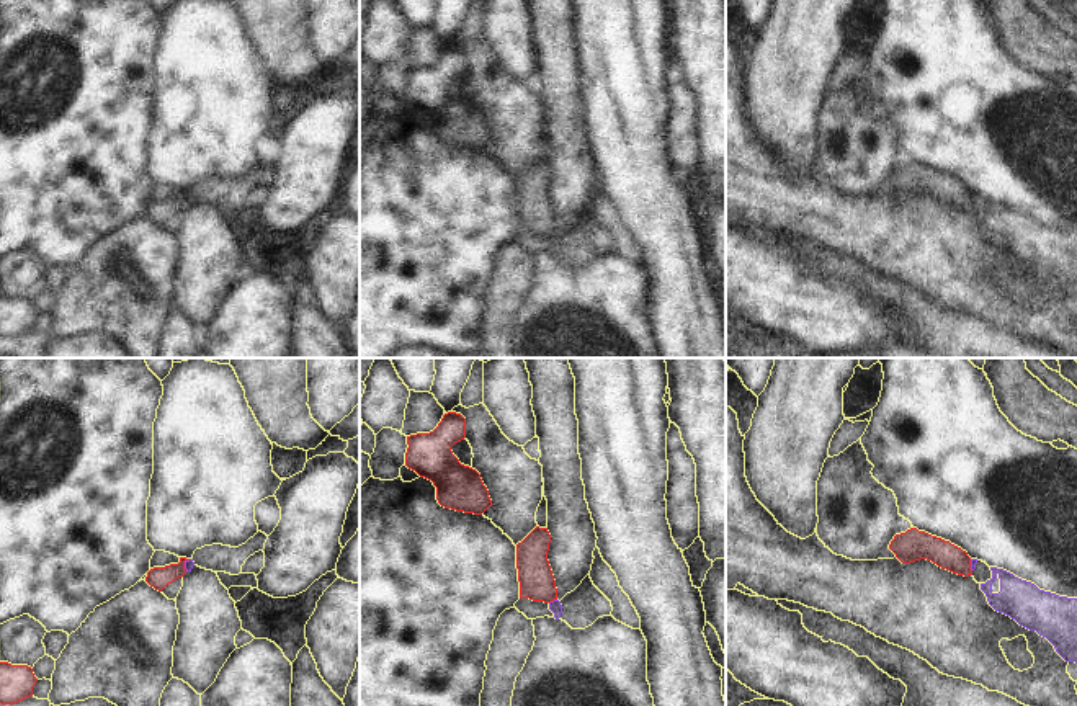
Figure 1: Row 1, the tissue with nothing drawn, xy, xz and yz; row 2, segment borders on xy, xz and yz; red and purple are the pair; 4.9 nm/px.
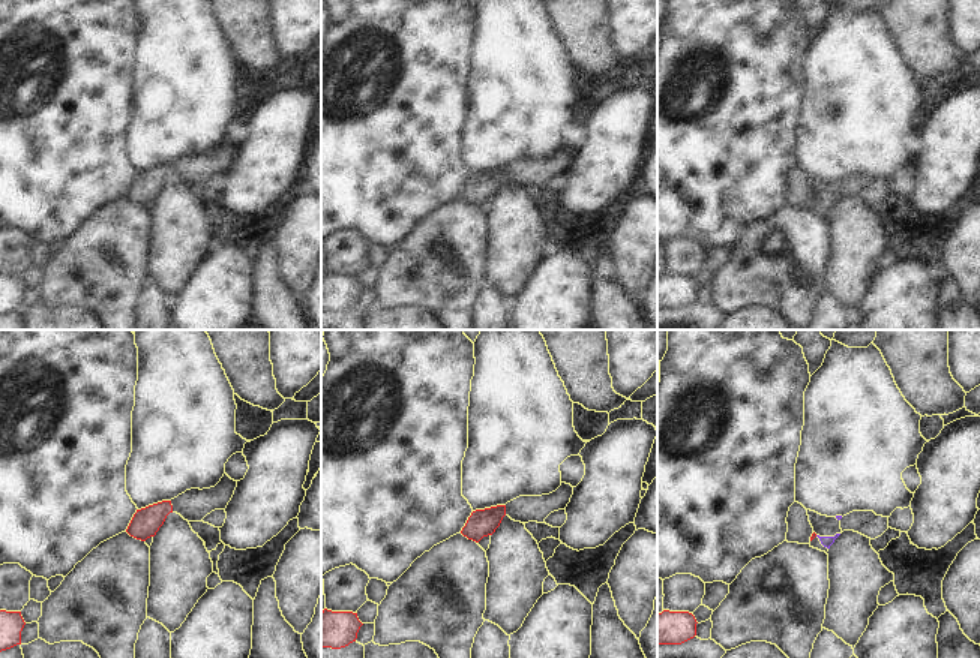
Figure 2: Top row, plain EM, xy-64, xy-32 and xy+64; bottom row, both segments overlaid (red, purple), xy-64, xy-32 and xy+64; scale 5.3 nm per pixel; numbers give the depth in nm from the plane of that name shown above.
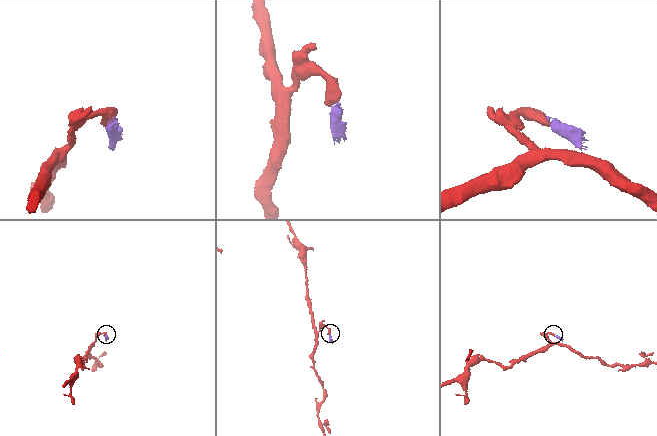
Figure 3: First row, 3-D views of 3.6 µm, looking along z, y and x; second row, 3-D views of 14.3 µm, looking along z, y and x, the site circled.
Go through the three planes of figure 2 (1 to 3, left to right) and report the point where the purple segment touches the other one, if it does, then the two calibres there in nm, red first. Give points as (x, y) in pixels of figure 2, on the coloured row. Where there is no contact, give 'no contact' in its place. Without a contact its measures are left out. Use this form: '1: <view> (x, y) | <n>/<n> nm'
1: no contact
2: no contact
3: no contact

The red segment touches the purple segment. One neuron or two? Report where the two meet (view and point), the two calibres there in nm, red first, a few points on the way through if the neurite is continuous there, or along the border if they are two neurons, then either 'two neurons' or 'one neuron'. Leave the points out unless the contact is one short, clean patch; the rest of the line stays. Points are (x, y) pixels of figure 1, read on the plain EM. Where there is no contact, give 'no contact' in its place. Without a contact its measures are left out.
xz (553, 234) | 180/60 nm | along xz (556, 232), (549, 237) | two neurons

